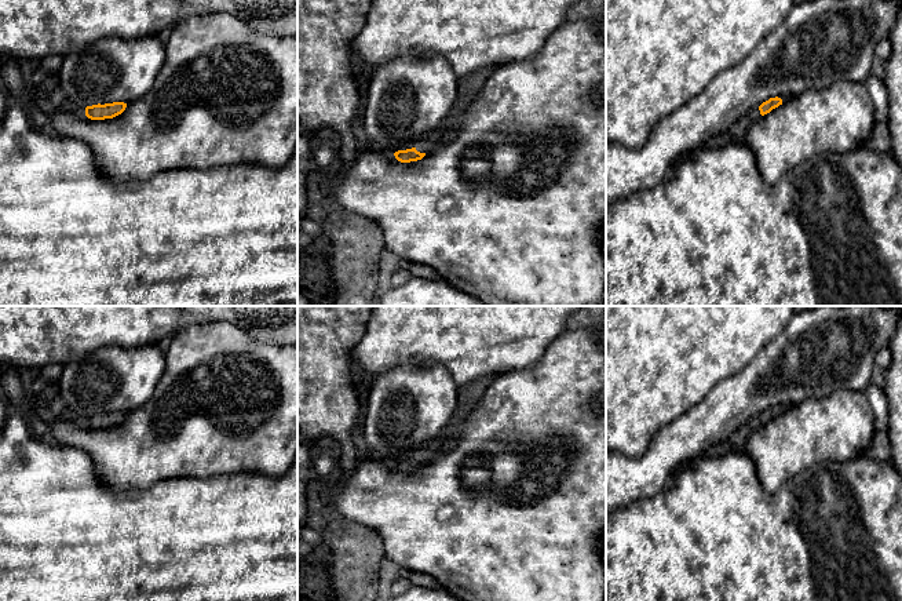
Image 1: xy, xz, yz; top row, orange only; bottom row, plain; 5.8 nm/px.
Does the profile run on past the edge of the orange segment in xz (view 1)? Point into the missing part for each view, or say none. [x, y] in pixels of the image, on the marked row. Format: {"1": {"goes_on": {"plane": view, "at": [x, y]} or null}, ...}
{"1": {"goes_on": null}}

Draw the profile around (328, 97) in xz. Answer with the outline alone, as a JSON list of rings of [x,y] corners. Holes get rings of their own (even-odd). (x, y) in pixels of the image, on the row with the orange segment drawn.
[[[297,0],[297,134],[317,142],[317,132],[325,128],[350,135],[354,116],[361,110],[355,83],[357,61],[351,41],[366,23],[373,0]]]

